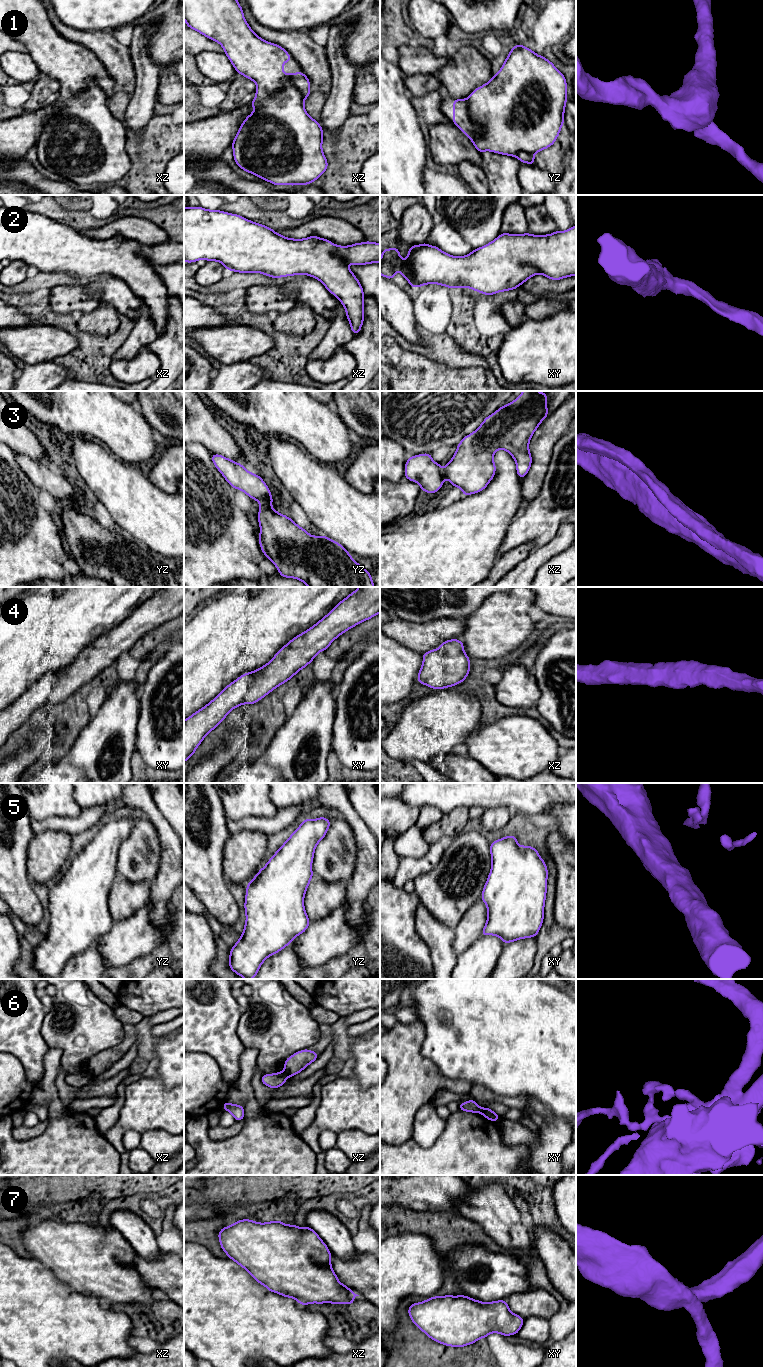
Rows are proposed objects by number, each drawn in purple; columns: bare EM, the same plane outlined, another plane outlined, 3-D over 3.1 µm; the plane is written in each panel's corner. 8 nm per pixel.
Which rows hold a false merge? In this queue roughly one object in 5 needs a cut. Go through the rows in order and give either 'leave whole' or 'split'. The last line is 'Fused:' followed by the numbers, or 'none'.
1: leave whole
2: leave whole
3: leave whole
4: leave whole
5: leave whole
6: split
7: leave whole
Fused: 6

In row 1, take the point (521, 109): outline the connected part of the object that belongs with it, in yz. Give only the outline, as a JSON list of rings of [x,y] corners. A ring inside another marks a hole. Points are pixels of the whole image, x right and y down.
[[[514,45],[499,72],[486,84],[476,88],[467,99],[453,99],[453,124],[483,153],[491,151],[517,157],[520,162],[534,165],[534,154],[554,144],[564,125],[567,101],[565,76],[544,56],[521,45]]]

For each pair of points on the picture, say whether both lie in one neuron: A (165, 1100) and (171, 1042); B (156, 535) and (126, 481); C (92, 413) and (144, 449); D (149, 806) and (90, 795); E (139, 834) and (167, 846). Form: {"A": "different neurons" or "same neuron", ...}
{"A": "different neurons", "B": "same neuron", "C": "same neuron", "D": "different neurons", "E": "different neurons"}

